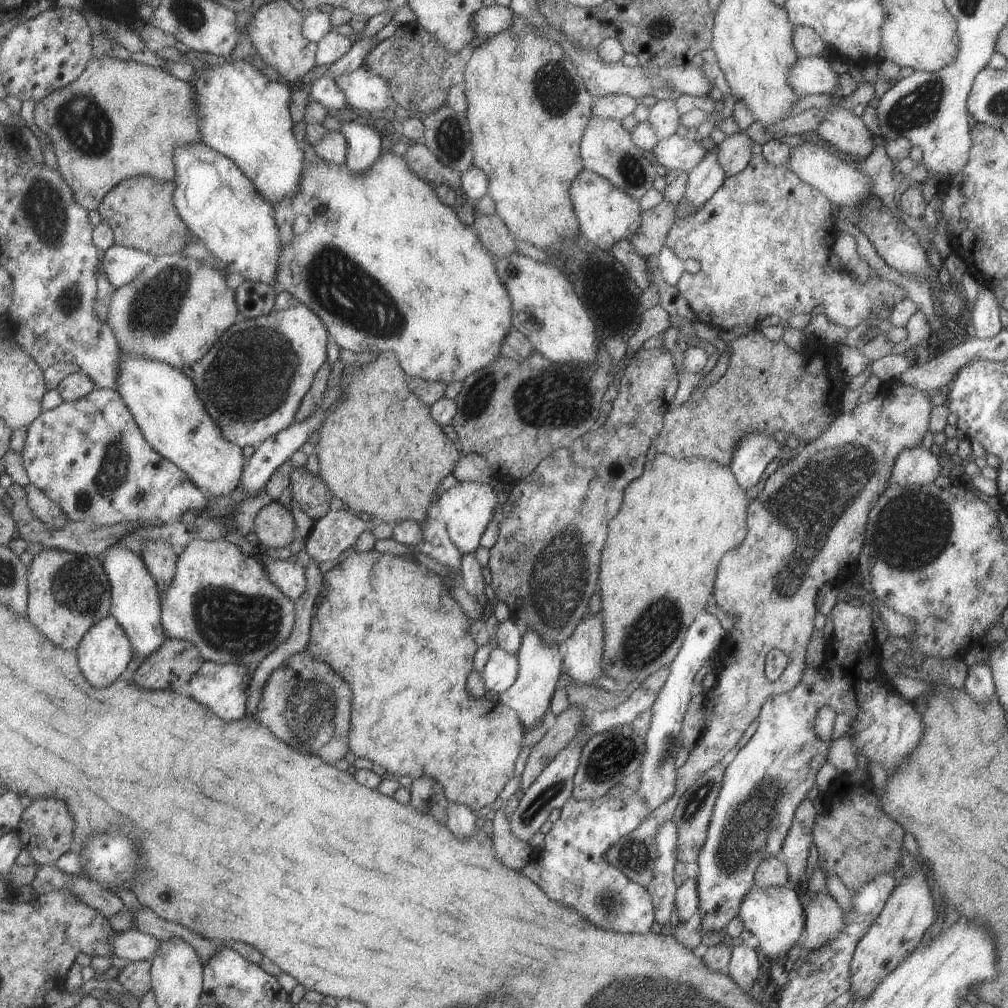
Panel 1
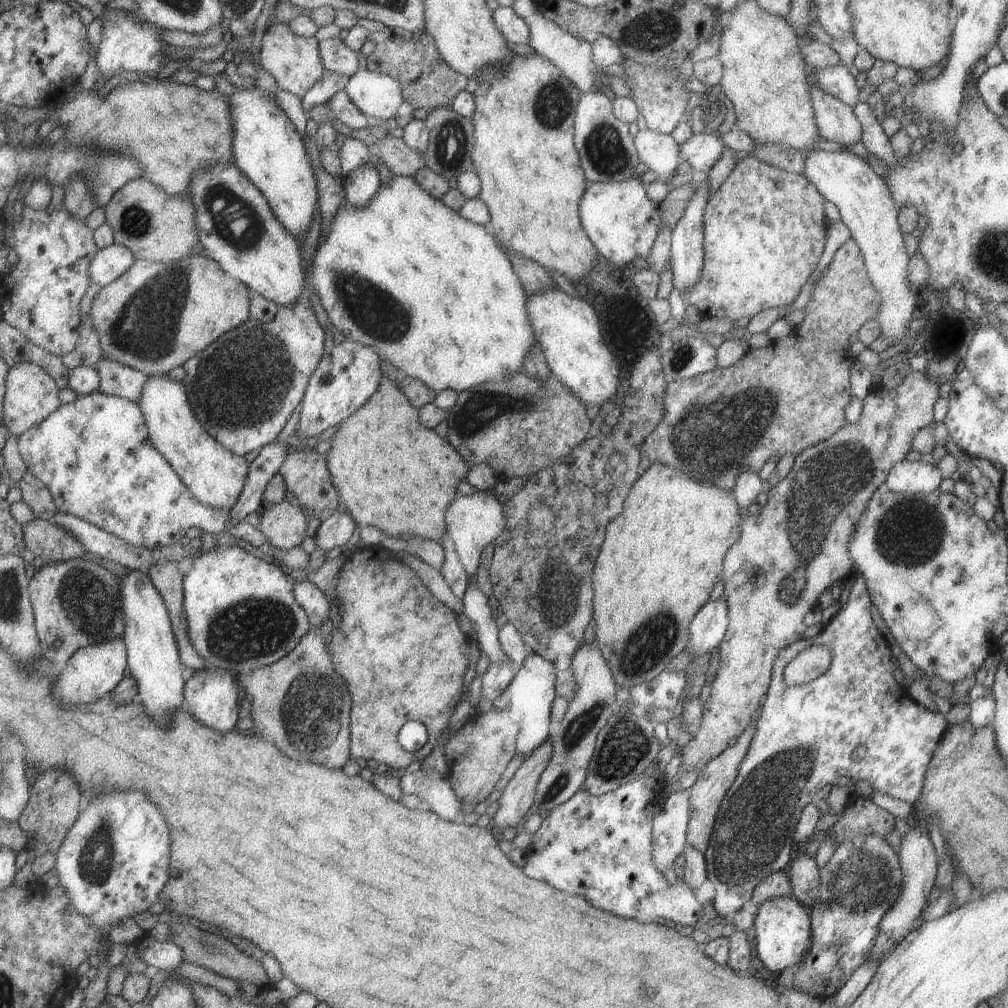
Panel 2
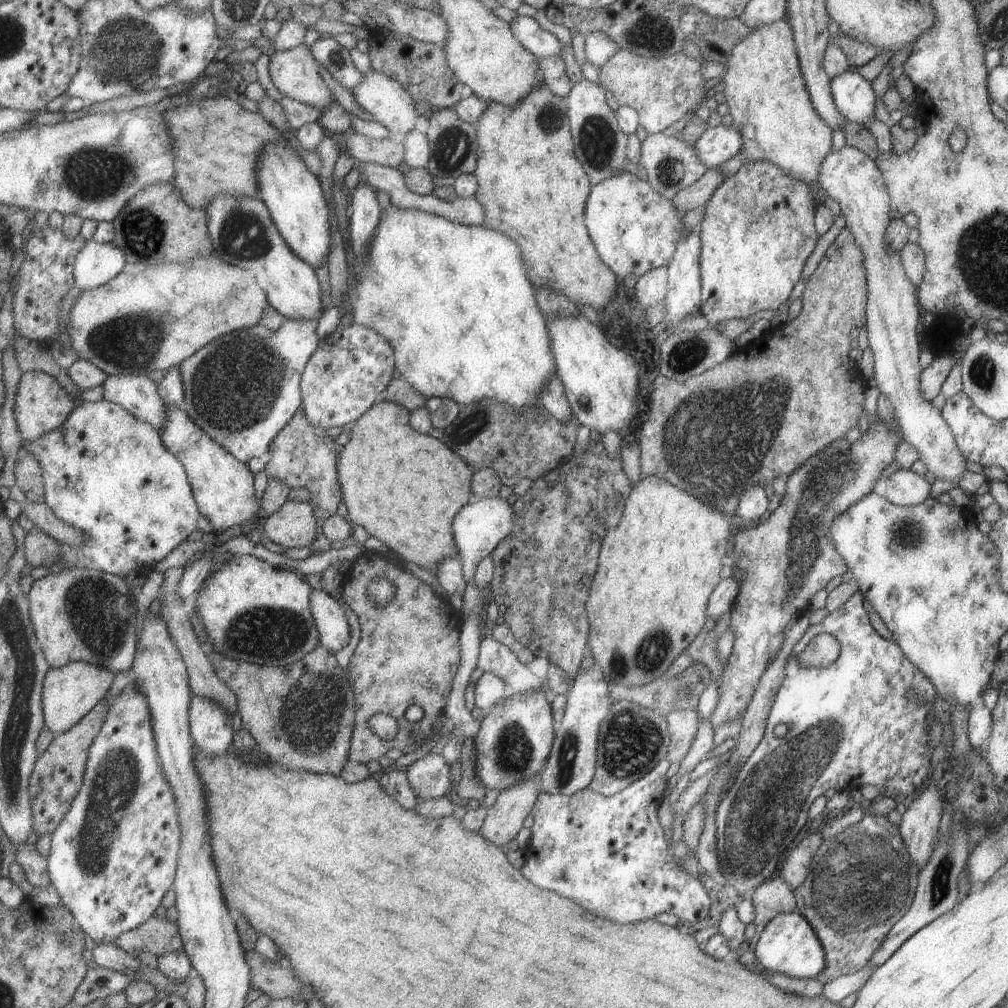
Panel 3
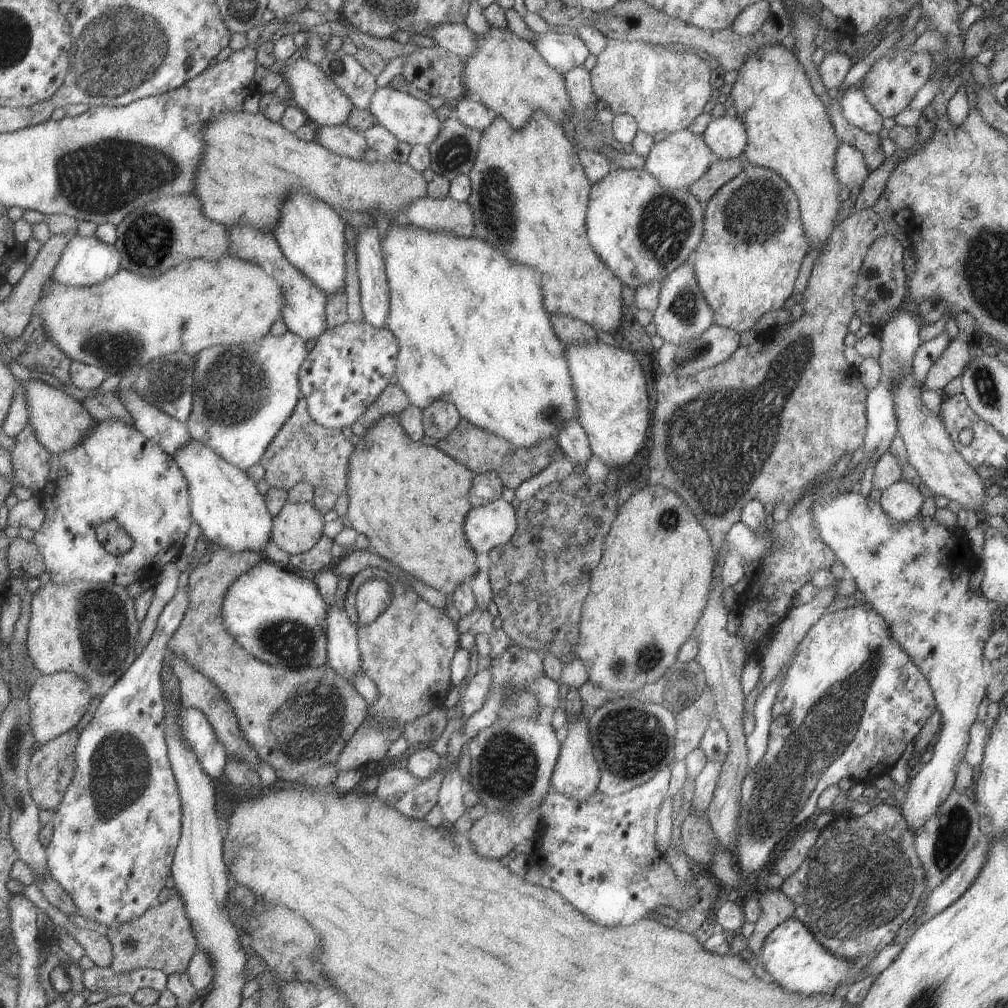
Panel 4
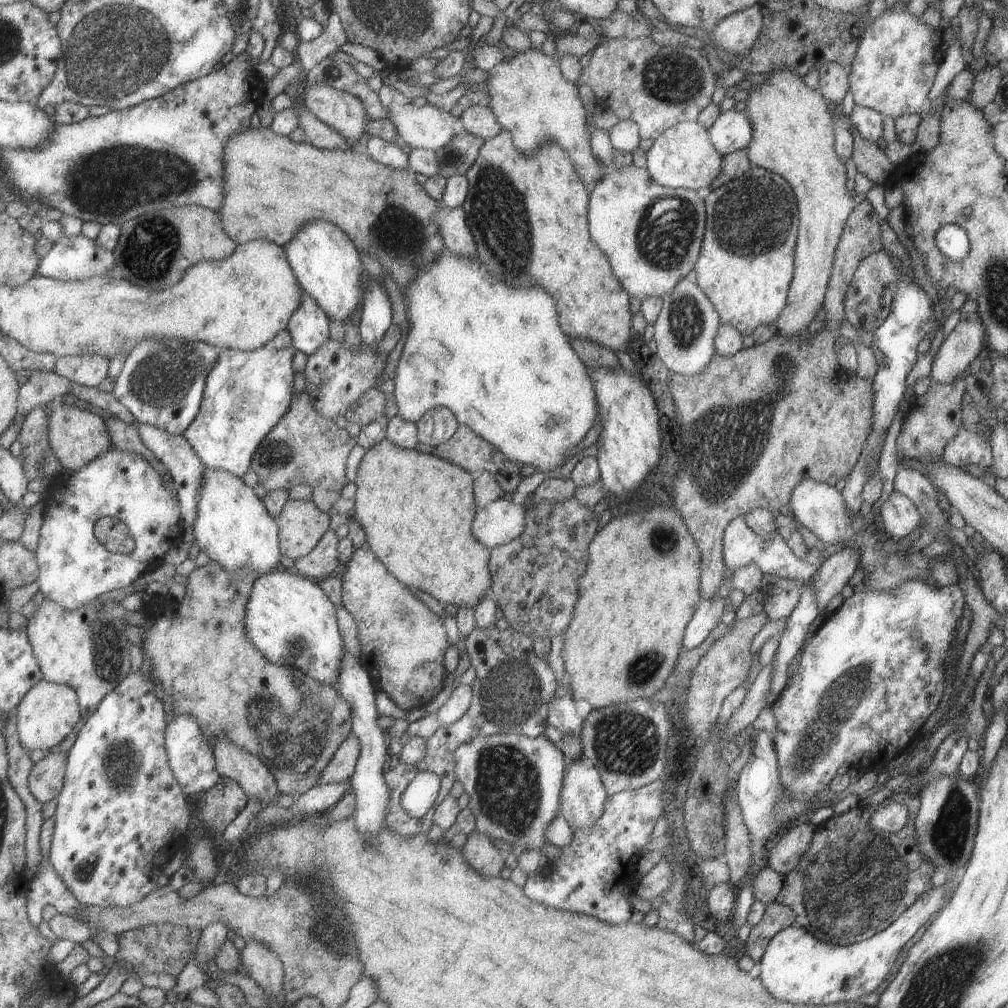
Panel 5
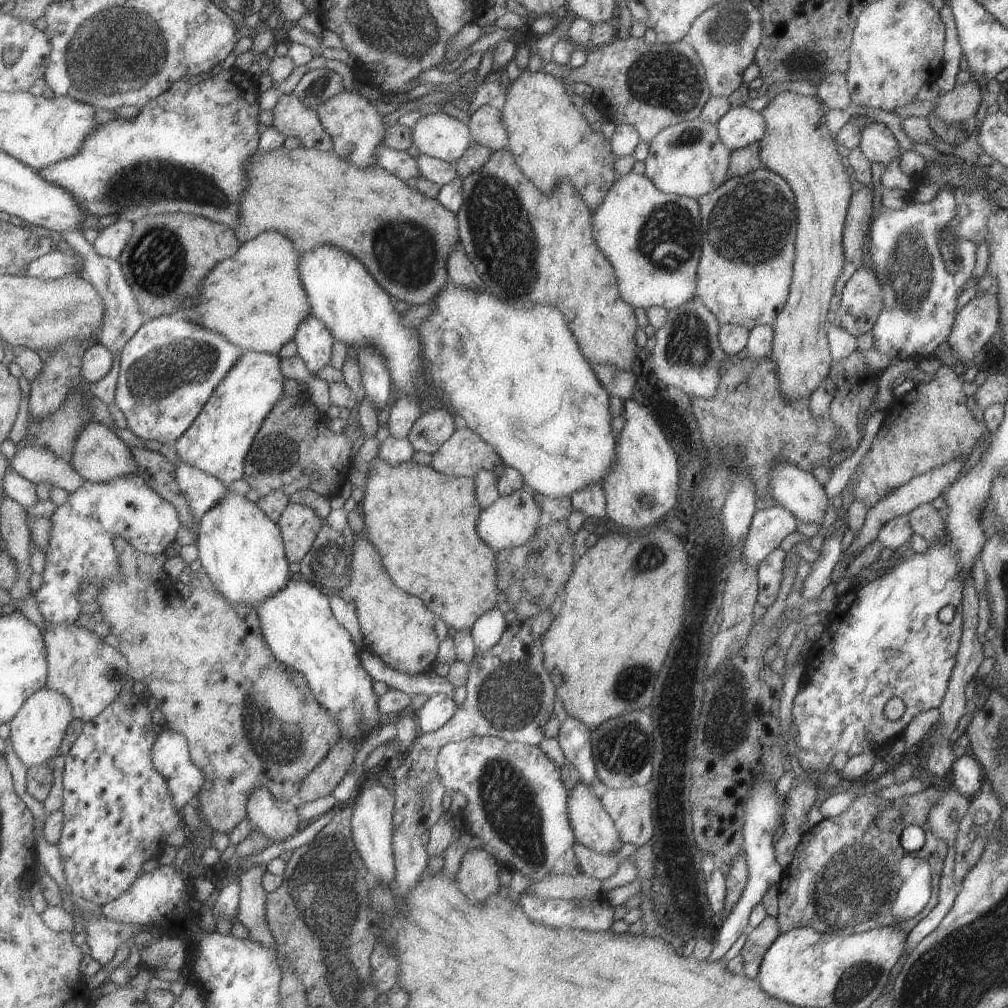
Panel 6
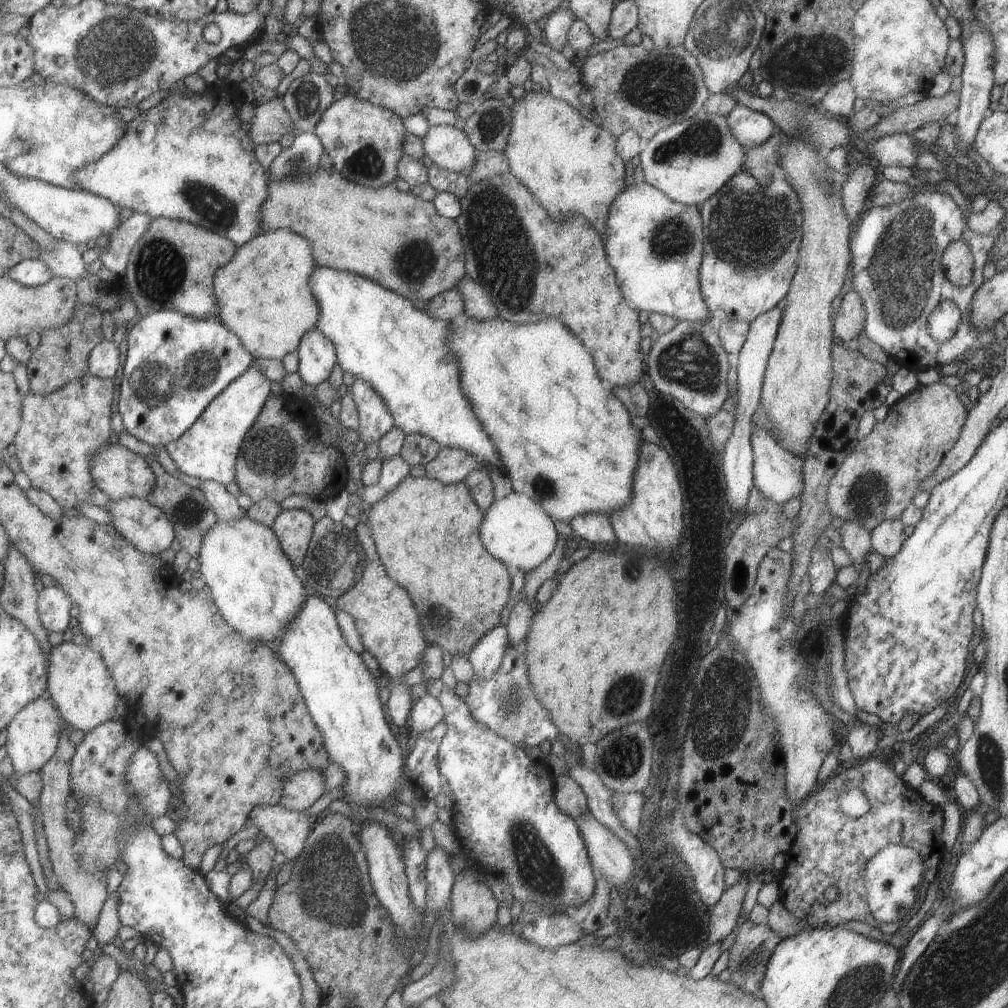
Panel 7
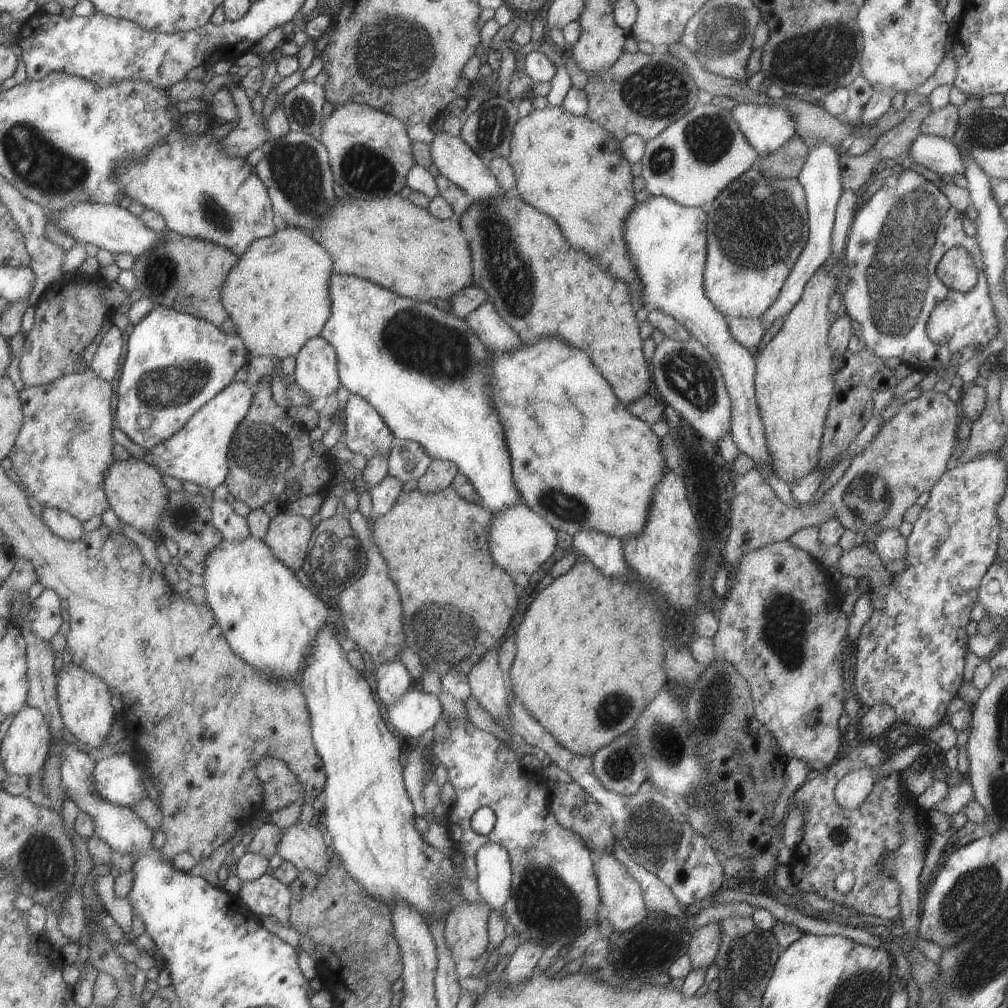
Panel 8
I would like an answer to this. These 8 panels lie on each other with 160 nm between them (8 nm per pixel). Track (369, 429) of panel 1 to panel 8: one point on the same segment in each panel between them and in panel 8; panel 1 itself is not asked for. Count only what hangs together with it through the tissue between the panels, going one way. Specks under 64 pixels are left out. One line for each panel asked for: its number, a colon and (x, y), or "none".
2: (391, 473)
3: (404, 488)
4: (409, 499)
5: (415, 509)
6: (453, 572)
7: (426, 533)
8: (470, 602)

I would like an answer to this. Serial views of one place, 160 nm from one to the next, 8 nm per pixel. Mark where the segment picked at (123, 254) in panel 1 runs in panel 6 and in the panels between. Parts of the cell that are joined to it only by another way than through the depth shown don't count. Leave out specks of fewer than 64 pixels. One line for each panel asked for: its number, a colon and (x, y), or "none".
2: (109, 263)
3: (96, 263)
4: (85, 261)
5: (71, 258)
6: (55, 264)

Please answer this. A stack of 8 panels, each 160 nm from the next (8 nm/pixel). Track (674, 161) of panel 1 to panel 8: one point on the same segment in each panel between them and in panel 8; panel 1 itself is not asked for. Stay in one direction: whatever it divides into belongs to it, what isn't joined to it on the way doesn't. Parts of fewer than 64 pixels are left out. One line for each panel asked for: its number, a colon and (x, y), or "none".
2: (701, 150)
3: (716, 145)
4: (725, 136)
5: (730, 131)
6: (738, 127)
7: (750, 128)
8: (765, 127)

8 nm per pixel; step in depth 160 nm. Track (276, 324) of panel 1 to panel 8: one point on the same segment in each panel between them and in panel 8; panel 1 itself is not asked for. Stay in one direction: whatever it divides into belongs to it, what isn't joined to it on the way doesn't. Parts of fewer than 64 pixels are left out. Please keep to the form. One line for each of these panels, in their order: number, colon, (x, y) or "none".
2: (242, 388)
3: (240, 389)
4: (242, 395)
5: (245, 393)
6: (217, 441)
7: (208, 449)
8: (197, 452)

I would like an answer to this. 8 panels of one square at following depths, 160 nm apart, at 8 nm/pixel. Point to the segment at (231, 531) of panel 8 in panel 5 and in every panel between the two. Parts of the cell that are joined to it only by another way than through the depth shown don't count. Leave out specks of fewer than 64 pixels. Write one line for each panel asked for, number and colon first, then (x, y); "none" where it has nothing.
5: (173, 451)
6: (201, 491)
7: (222, 503)

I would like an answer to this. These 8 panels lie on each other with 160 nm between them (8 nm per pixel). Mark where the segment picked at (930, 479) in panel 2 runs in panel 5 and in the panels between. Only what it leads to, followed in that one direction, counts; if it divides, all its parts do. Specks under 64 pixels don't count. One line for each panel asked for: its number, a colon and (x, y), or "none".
3: (903, 488)
4: (901, 500)
5: (898, 516)

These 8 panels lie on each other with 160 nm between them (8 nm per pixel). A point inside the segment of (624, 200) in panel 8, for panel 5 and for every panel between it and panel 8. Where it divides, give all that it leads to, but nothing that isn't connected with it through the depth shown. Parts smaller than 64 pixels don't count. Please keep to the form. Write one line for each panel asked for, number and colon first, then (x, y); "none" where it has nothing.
5: (529, 96)
6: (550, 140)
7: (569, 165)

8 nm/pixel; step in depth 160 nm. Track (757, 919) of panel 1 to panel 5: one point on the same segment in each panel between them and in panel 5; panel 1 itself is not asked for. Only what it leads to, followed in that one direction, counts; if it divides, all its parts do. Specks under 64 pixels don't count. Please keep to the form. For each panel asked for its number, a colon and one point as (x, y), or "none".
2: (782, 937)
3: (788, 945)
4: (798, 962)
5: (795, 966)

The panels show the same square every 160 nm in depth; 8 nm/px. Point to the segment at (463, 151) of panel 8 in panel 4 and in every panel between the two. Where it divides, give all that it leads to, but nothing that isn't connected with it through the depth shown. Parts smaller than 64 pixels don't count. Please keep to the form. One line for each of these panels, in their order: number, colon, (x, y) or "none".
4: (410, 120)
5: (424, 127)
6: (439, 135)
7: (448, 147)

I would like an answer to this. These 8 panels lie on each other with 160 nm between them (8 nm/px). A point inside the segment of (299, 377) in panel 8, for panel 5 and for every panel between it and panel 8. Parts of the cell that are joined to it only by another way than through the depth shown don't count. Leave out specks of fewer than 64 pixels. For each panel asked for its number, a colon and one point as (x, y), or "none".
5: (308, 325)
6: (313, 340)
7: (316, 357)

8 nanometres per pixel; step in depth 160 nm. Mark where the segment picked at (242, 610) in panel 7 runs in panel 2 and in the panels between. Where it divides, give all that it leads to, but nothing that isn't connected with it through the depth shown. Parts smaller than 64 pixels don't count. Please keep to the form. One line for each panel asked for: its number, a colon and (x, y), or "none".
2: (214, 476)
3: (222, 487)
4: (224, 502)
5: (232, 527)
6: (241, 551)

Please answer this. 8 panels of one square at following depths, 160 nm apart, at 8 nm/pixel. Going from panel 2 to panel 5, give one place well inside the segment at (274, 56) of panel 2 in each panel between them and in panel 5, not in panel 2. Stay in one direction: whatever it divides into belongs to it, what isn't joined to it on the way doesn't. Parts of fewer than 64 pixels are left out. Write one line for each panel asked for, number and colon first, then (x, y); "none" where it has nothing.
3: (294, 72)
4: (323, 102)
5: (343, 112)

